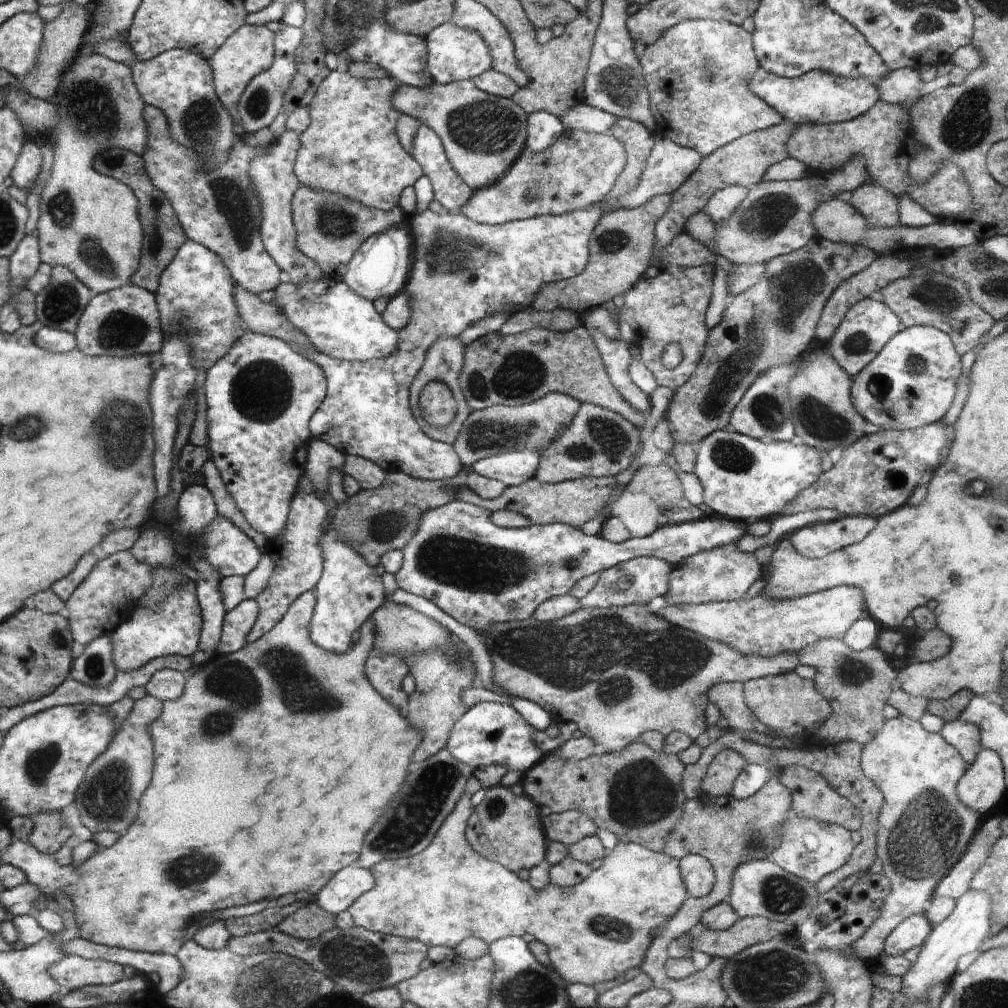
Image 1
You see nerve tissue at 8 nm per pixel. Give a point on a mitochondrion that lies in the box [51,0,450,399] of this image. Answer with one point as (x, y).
(94, 115)

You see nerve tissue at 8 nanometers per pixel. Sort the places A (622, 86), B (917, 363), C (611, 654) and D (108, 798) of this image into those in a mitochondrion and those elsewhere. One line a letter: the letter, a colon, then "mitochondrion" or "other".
A: mitochondrion
B: mitochondrion
C: mitochondrion
D: mitochondrion

